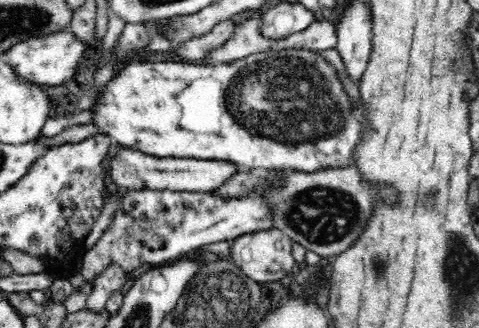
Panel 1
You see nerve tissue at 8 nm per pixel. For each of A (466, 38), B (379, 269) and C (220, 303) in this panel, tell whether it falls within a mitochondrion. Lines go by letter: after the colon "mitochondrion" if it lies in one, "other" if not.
A: other
B: mitochondrion
C: mitochondrion

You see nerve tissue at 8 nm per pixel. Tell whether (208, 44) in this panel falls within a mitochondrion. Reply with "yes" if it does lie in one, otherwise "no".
no

